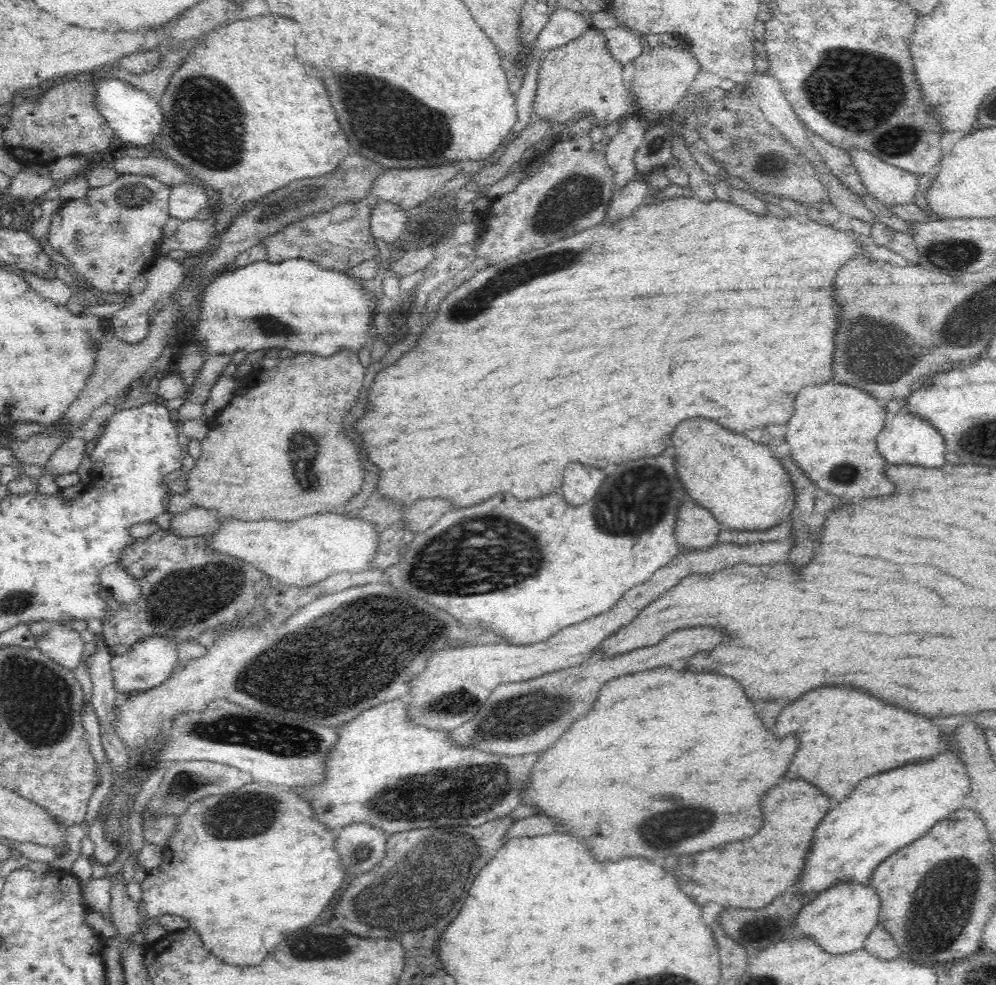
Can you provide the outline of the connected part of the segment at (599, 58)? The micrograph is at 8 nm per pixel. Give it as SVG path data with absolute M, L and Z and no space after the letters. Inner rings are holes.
M590 26L572 42L551 50L541 62L534 119L548 118L553 124L586 117L603 128L611 122L621 123L634 114L633 97L624 84L623 66L608 51L603 31Z

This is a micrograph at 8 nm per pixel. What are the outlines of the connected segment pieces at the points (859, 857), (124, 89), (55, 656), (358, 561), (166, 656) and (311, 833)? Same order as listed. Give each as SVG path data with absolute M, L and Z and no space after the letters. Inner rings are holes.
M943 749L931 759L922 762L912 762L906 766L888 770L884 774L876 774L860 782L856 790L848 796L848 800L840 802L834 810L828 812L824 822L816 830L814 846L808 856L804 878L798 882L800 892L821 893L836 886L840 882L856 882L862 886L871 885L871 875L880 862L912 844L917 838L922 838L928 830L944 821L953 811L962 809L969 803L971 781L966 766L961 762L959 754L954 750Z
M108 77L95 84L97 96L97 109L107 120L114 135L121 140L131 142L134 146L143 148L146 144L154 142L163 127L163 112L158 97L134 88L124 80Z
M55 623L44 637L36 641L40 652L70 670L80 665L85 654L80 631L66 623Z
M316 514L296 522L224 518L212 534L211 548L242 559L265 572L272 582L306 587L338 572L362 572L376 556L381 532L372 522L348 514Z
M150 635L144 637L132 645L128 652L114 655L112 662L112 675L114 675L114 687L116 691L126 698L132 693L148 690L160 686L177 667L178 641L164 637L164 635Z
M250 782L234 792L208 795L193 802L180 816L178 830L163 849L160 865L146 873L140 904L150 918L167 914L184 917L188 926L196 928L208 952L222 961L260 964L286 936L318 920L344 882L346 869L340 863L334 840L324 824L320 828L308 799L286 786Z

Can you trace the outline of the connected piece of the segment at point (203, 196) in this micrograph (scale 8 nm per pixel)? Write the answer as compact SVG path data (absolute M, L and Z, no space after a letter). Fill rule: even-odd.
M176 184L170 188L169 215L182 221L196 219L214 196L205 188L196 184Z

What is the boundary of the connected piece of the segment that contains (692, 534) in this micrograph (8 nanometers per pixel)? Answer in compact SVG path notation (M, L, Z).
M690 496L684 500L682 512L676 518L682 518L682 522L678 522L674 528L678 544L686 548L710 548L716 544L720 536L720 524L706 508L694 504Z

